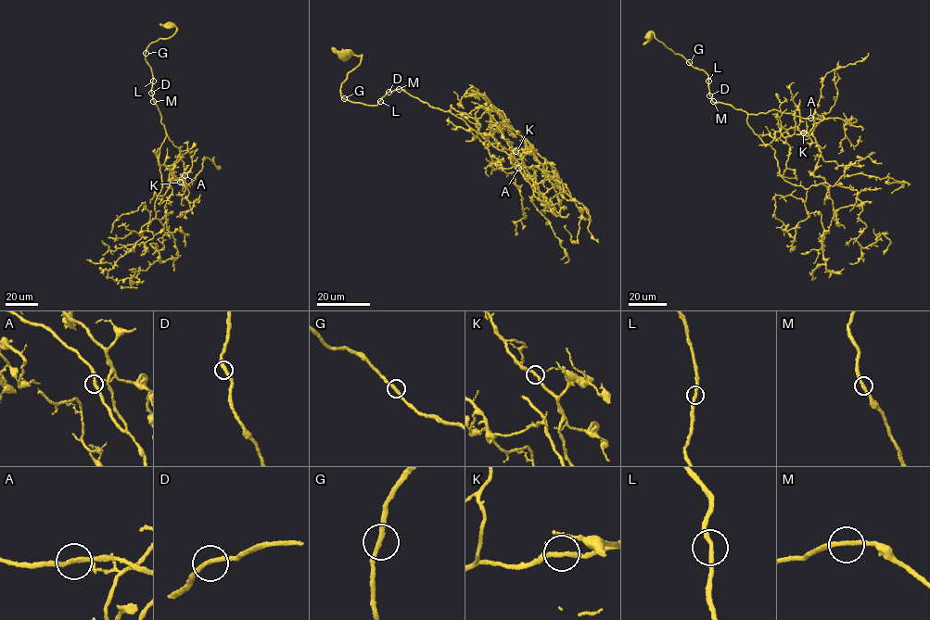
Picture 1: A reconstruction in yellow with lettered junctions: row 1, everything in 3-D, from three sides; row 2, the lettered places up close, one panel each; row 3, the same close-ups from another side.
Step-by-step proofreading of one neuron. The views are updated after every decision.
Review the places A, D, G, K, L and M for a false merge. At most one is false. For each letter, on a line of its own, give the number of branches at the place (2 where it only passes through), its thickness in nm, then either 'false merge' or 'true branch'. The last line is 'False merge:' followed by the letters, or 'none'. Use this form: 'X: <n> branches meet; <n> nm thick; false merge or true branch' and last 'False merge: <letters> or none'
A: 2 branches meet; 240 nm thick; true branch
D: 2 branches meet; 240 nm thick; true branch
G: 2 branches meet; 240 nm thick; true branch
K: 2 branches meet; 240 nm thick; true branch
L: 2 branches meet; 240 nm thick; true branch
M: 2 branches meet; 240 nm thick; true branch
False merge: none

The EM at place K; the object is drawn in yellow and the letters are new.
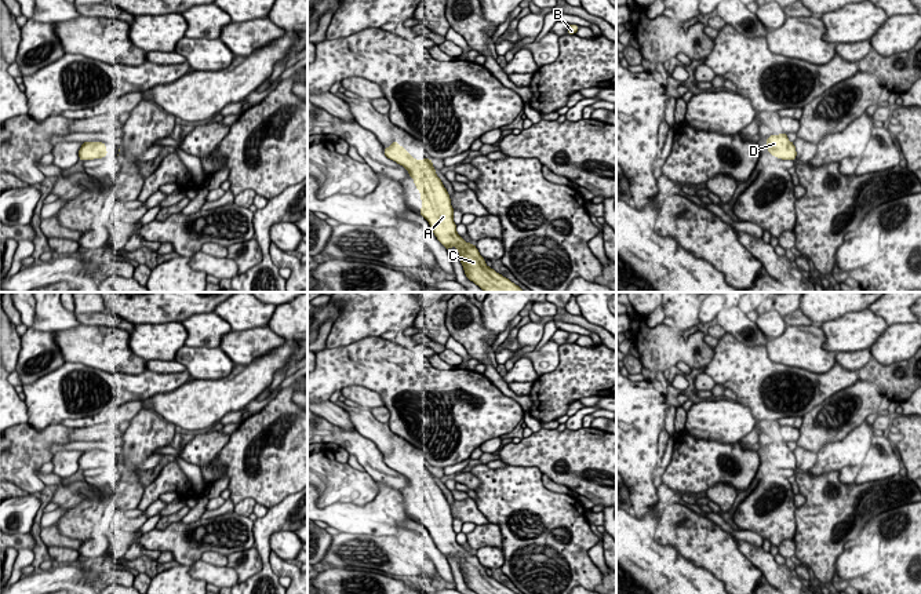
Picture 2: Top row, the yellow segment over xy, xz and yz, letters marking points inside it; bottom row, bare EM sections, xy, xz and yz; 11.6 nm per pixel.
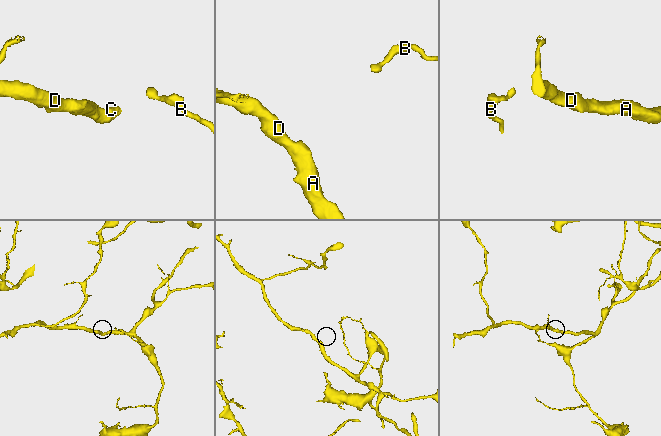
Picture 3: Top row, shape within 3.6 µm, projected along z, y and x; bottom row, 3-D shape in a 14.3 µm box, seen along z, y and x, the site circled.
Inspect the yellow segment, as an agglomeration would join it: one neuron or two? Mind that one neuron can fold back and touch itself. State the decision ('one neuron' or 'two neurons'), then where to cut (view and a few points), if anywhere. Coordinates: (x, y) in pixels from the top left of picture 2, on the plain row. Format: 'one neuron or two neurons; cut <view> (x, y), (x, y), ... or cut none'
one neuron; cut none

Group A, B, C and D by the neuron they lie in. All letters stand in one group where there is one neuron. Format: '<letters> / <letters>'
A B C D

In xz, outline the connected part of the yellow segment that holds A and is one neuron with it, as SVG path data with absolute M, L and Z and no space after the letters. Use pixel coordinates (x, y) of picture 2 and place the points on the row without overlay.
M397 449L383 458L387 467L403 474L421 500L419 522L429 531L437 549L448 560L456 555L466 586L476 594L516 594L509 587L488 576L476 554L466 551L454 531L454 517L444 492L437 485L430 467L415 469Z

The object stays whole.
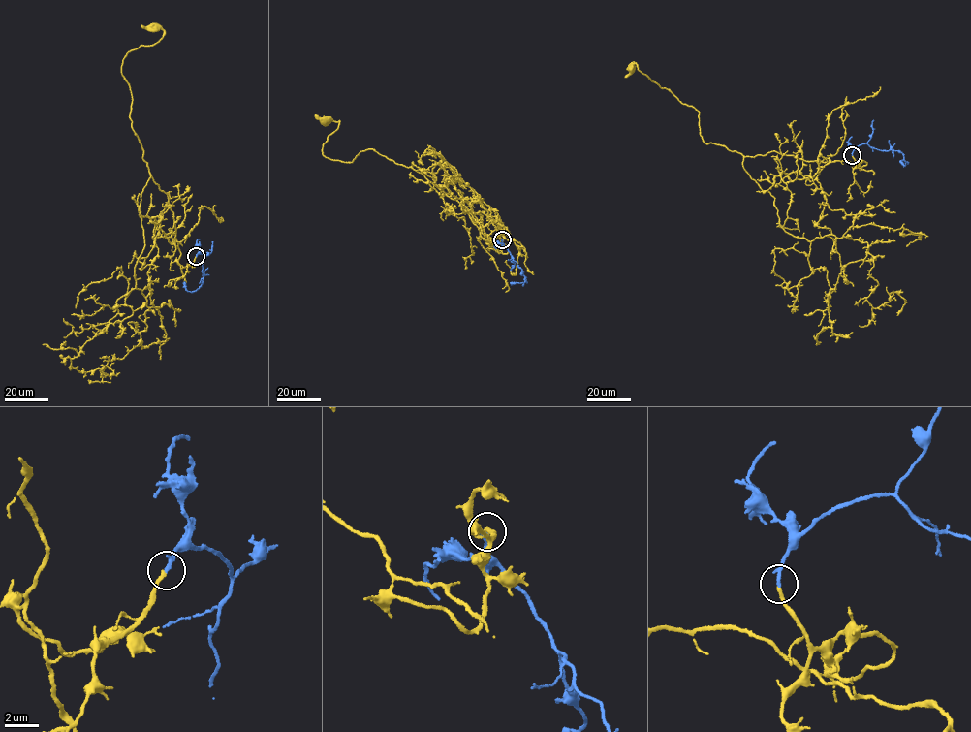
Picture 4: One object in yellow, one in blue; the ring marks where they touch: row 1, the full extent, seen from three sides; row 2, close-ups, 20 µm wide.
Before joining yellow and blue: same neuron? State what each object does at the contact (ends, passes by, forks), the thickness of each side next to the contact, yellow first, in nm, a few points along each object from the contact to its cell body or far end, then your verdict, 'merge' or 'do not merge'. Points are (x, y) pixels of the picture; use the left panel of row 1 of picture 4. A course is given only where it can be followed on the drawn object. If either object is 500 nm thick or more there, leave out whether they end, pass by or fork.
yellow ends there; blue ends there; 220 nm thick on the yellow side, 240 nm on the other; yellow runs (196, 257), (177, 264), (172, 212), (130, 116), (123, 59), (161, 39), (154, 25); blue runs (196, 256), (198, 253), (204, 256), (203, 282), (191, 291), (186, 290), (184, 281); merge

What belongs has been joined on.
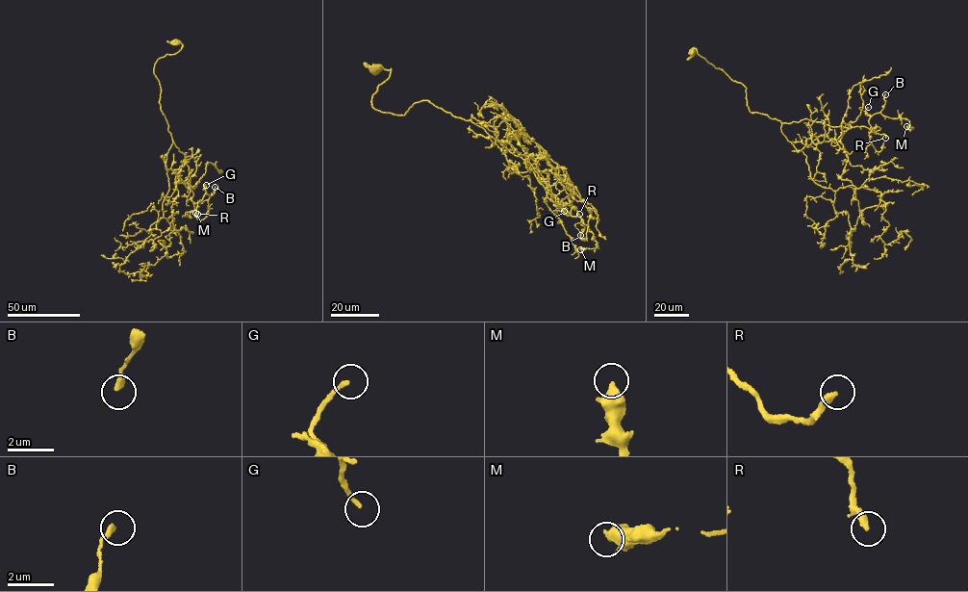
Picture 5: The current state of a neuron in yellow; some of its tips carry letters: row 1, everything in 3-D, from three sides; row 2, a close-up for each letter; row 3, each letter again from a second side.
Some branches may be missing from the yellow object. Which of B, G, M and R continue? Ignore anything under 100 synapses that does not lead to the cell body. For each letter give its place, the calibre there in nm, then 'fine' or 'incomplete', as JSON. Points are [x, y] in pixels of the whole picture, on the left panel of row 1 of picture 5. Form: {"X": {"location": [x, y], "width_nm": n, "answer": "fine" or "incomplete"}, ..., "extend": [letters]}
{"B": {"location": [215, 187], "width_nm": 240, "answer": "fine"}, "G": {"location": [206, 185], "width_nm": 150, "answer": "fine"}, "M": {"location": [195, 213], "width_nm": 300, "answer": "fine"}, "R": {"location": [197, 214], "width_nm": 320, "answer": "incomplete"}, "extend": ["R"]}

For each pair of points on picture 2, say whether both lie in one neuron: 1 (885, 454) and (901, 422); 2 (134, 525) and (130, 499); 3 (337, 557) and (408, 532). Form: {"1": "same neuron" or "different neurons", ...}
{"1": "different neurons", "2": "different neurons", "3": "different neurons"}

